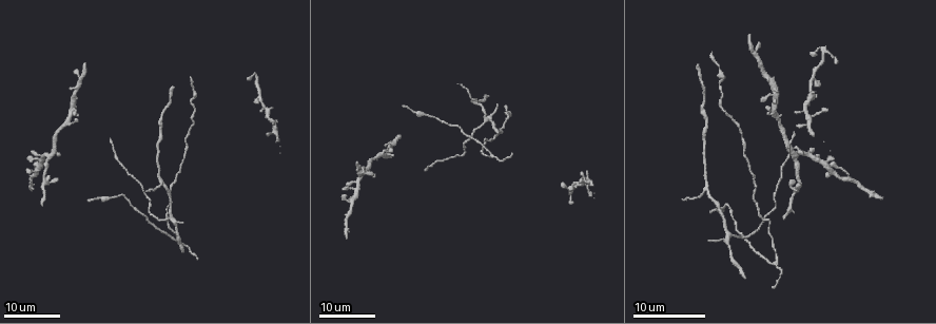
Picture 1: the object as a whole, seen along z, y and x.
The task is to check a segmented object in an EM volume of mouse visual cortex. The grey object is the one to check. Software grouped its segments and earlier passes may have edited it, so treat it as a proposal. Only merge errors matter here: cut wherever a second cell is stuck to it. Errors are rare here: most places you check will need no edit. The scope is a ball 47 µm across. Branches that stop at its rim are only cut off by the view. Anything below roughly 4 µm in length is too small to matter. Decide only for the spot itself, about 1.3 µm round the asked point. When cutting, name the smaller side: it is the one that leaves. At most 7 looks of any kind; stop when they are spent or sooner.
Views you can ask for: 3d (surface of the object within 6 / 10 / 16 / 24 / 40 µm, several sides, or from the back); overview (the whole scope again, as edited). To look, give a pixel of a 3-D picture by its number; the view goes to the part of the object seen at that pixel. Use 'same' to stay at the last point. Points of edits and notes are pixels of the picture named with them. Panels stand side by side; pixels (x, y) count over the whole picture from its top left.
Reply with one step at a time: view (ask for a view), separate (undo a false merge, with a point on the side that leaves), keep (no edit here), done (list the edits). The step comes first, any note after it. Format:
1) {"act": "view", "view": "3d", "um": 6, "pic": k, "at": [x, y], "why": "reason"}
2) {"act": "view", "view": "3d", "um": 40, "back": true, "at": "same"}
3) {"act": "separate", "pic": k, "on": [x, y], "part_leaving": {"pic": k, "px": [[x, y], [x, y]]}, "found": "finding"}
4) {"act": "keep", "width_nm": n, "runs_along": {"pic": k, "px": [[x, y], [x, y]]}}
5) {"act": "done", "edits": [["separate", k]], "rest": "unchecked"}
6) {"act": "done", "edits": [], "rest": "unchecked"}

{"act": "view", "view": "3d", "um": 24, "pic": 1, "at": [68, 113], "why": "a fork"}

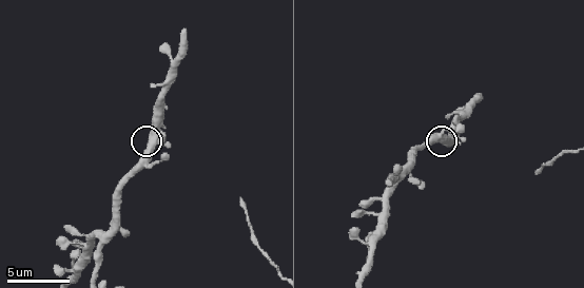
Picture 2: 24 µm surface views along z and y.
{"act": "view", "view": "3d", "um": 6, "pic": 2, "at": [149, 146]}

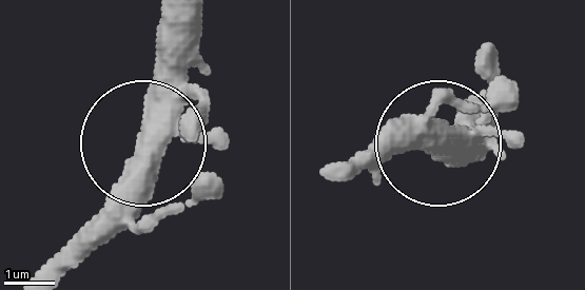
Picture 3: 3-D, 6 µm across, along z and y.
{"act": "keep", "arms": 3, "found": "all the same cell"}

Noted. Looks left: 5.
{"act": "view", "view": "3d", "um": 24, "pic": 1, "at": [743, 153], "why": "calibre changes"}

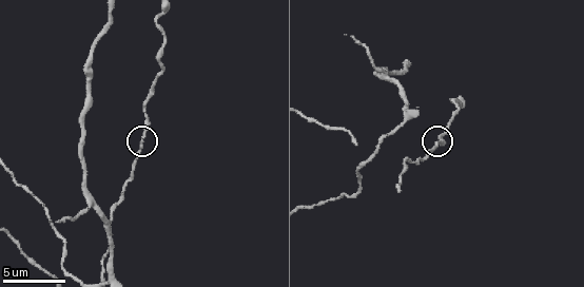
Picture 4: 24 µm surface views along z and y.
{"act": "view", "view": "3d", "um": 10, "pic": 4, "at": [141, 139], "why": "zoom in"}

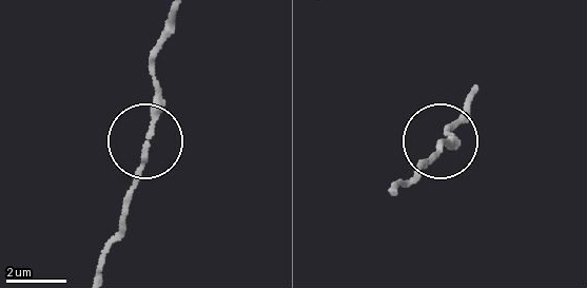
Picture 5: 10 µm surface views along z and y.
{"act": "keep", "found": "one cell here"}

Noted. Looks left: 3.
{"act": "view", "view": "3d", "um": 10, "pic": 4, "at": [404, 158], "why": "sudden change in width"}

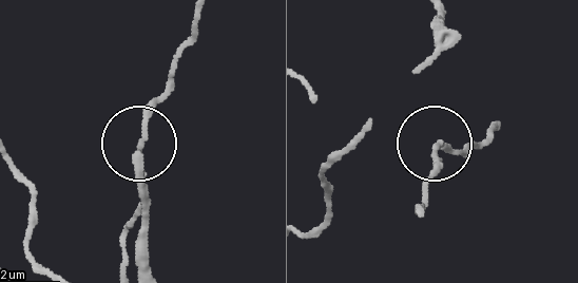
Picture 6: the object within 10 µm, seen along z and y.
{"act": "view", "view": "3d", "um": 6, "pic": 6, "at": [142, 137], "why": "closer look"}

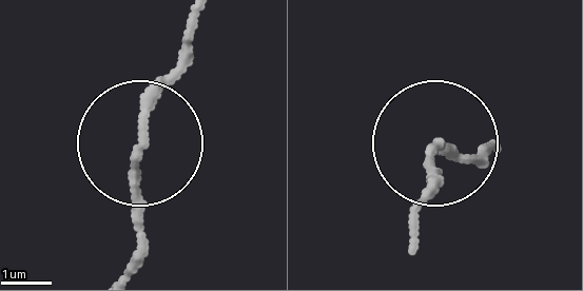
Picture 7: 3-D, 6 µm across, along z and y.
{"act": "keep", "runs_along": {"pic": 7, "px": [[124, 269], [137, 244], [137, 118], [192, 17]]}, "found": "one cell here"}

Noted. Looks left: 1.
{"act": "done", "edits": [], "rest": "unchecked"}

